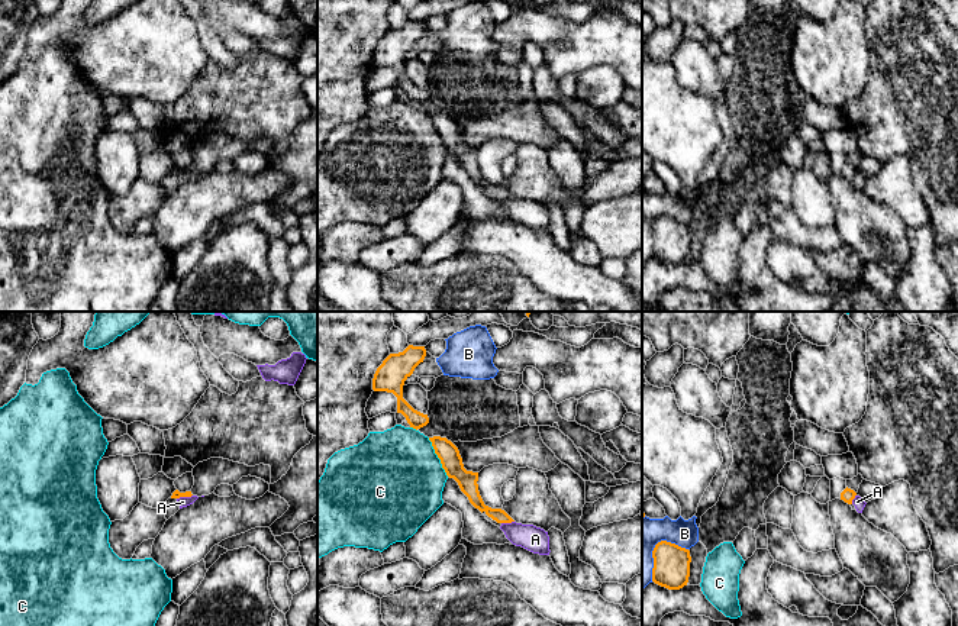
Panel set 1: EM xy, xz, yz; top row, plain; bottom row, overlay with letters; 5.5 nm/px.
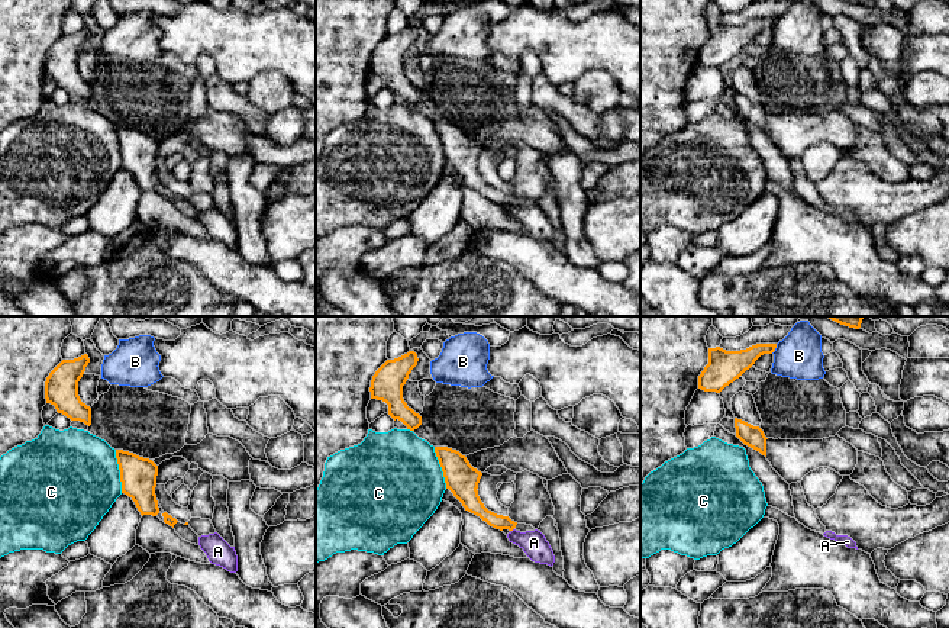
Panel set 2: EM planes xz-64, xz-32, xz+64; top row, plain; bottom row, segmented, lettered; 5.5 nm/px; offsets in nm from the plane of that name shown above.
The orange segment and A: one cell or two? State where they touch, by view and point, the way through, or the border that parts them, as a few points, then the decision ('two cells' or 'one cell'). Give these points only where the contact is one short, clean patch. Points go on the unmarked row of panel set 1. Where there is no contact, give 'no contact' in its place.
meets orange in xz at (507, 197); border along xz (513, 196), (502, 199); two cells

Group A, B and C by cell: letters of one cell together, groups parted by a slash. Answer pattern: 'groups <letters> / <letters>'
groups A / B / C

